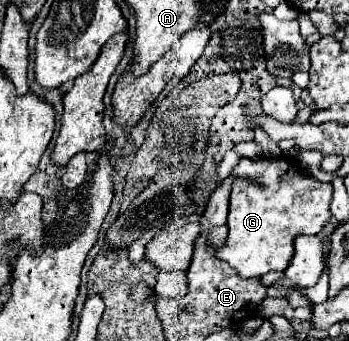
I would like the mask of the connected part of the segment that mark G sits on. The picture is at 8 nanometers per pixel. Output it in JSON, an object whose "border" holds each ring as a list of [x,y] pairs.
{"border":[[[278,155],[278,157],[256,157],[256,159],[248,159],[248,157],[242,157],[240,163],[232,169],[232,177],[234,177],[234,185],[232,185],[232,193],[230,193],[230,215],[228,215],[228,227],[230,227],[230,235],[228,235],[228,245],[226,247],[218,247],[216,249],[216,257],[220,257],[222,261],[230,263],[230,267],[234,267],[238,271],[240,277],[260,277],[268,271],[284,271],[288,265],[290,265],[290,259],[292,259],[292,253],[294,253],[294,239],[304,233],[304,235],[318,235],[322,231],[322,227],[330,221],[330,201],[332,201],[332,183],[322,183],[310,175],[306,175],[302,171],[302,167],[298,165],[298,161],[284,161],[286,155]]]}

